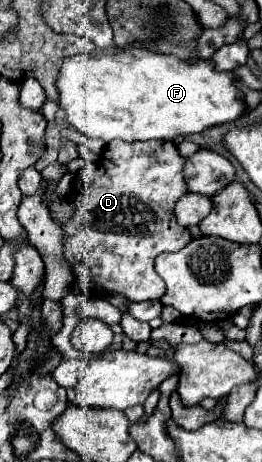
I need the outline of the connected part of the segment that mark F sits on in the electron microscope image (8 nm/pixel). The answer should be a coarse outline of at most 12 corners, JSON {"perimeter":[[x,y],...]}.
{"perimeter":[[141,47],[73,55],[65,121],[171,141],[235,121],[233,73]]}

